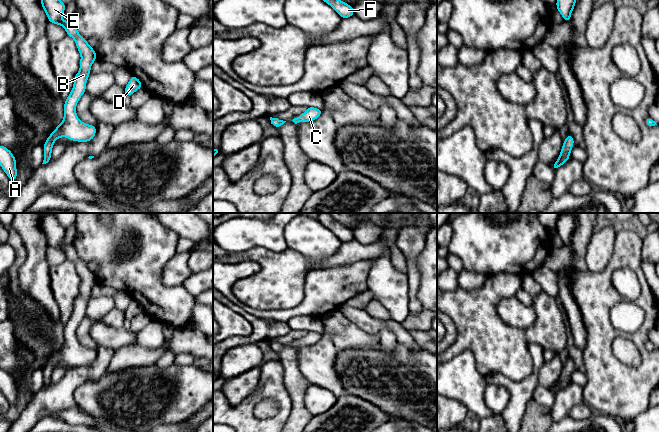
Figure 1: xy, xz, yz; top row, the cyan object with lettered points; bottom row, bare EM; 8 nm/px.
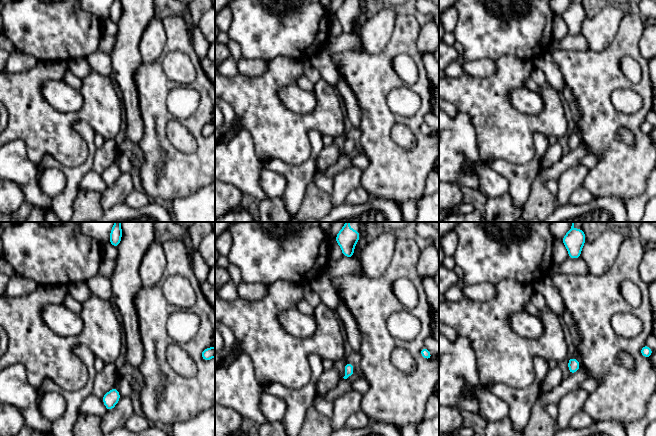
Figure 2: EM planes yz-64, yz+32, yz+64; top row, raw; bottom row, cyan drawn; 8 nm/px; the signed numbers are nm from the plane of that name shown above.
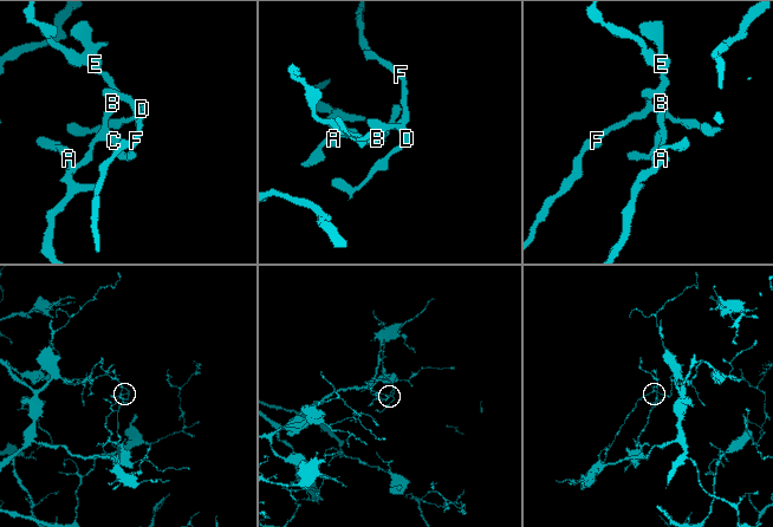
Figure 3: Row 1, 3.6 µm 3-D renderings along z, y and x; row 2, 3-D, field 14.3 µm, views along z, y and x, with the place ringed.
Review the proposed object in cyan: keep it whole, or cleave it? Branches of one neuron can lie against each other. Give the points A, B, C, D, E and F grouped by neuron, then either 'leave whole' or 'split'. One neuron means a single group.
A B C D E F | leave whole

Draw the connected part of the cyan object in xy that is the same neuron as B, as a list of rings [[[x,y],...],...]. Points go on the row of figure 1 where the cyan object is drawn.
[[[41,0],[40,2],[48,21],[60,25],[66,30],[66,34],[74,39],[81,55],[80,69],[74,77],[73,88],[64,102],[64,118],[42,146],[44,150],[42,164],[46,164],[52,159],[52,148],[58,138],[66,137],[71,141],[90,142],[96,135],[95,125],[85,124],[78,118],[76,105],[80,97],[86,92],[86,83],[90,75],[91,66],[98,57],[95,50],[88,44],[88,41],[77,31],[75,23],[62,19],[66,4],[61,0]]]

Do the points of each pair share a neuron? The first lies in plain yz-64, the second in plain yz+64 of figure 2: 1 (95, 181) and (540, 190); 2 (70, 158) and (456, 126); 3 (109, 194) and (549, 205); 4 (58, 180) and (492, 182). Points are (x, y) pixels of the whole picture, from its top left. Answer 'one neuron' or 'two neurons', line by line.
1: two neurons
2: two neurons
3: two neurons
4: one neuron

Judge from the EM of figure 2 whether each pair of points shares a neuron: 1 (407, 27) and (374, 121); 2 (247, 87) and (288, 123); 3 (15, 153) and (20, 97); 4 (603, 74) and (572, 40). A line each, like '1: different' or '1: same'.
1: same
2: same
3: different
4: different

